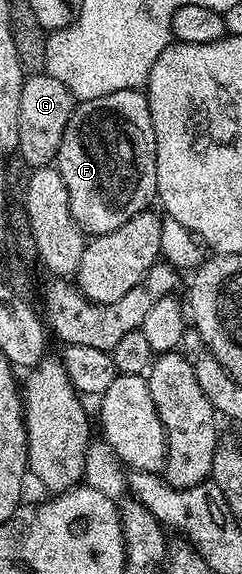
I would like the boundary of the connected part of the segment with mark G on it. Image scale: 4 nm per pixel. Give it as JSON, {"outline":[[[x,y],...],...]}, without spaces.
{"outline":[[[35,73],[27,76],[20,91],[20,135],[18,136],[17,156],[20,155],[30,167],[46,167],[58,156],[60,139],[64,139],[64,127],[74,114],[76,99],[60,83],[60,79],[49,73]]]}

